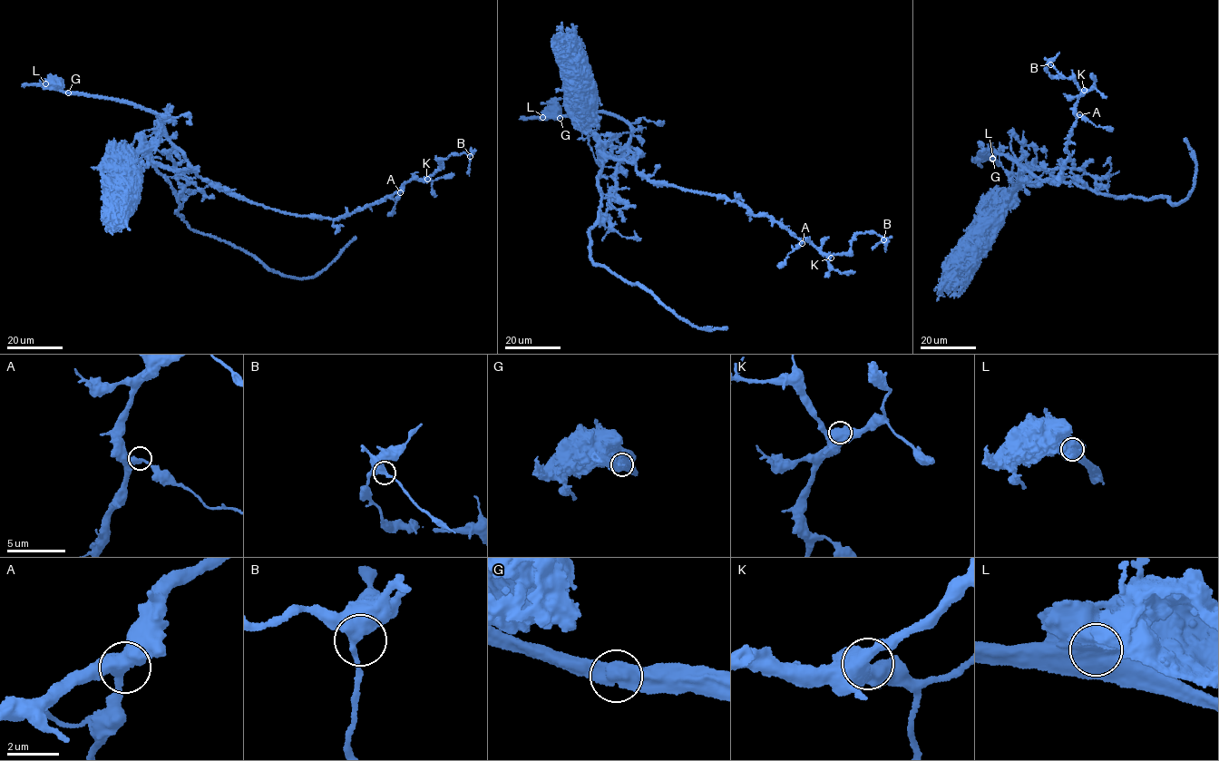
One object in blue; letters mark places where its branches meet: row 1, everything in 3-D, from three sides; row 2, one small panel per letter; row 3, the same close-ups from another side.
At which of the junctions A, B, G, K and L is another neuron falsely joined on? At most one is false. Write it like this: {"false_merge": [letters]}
{"false_merge": ["L"]}

